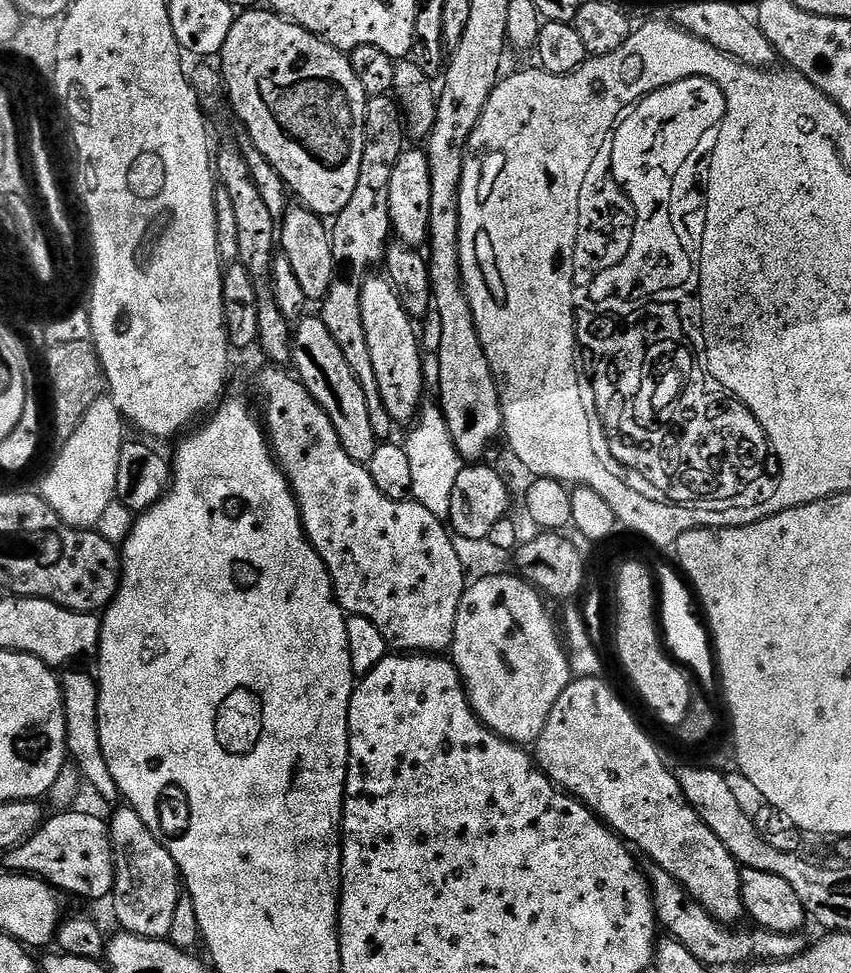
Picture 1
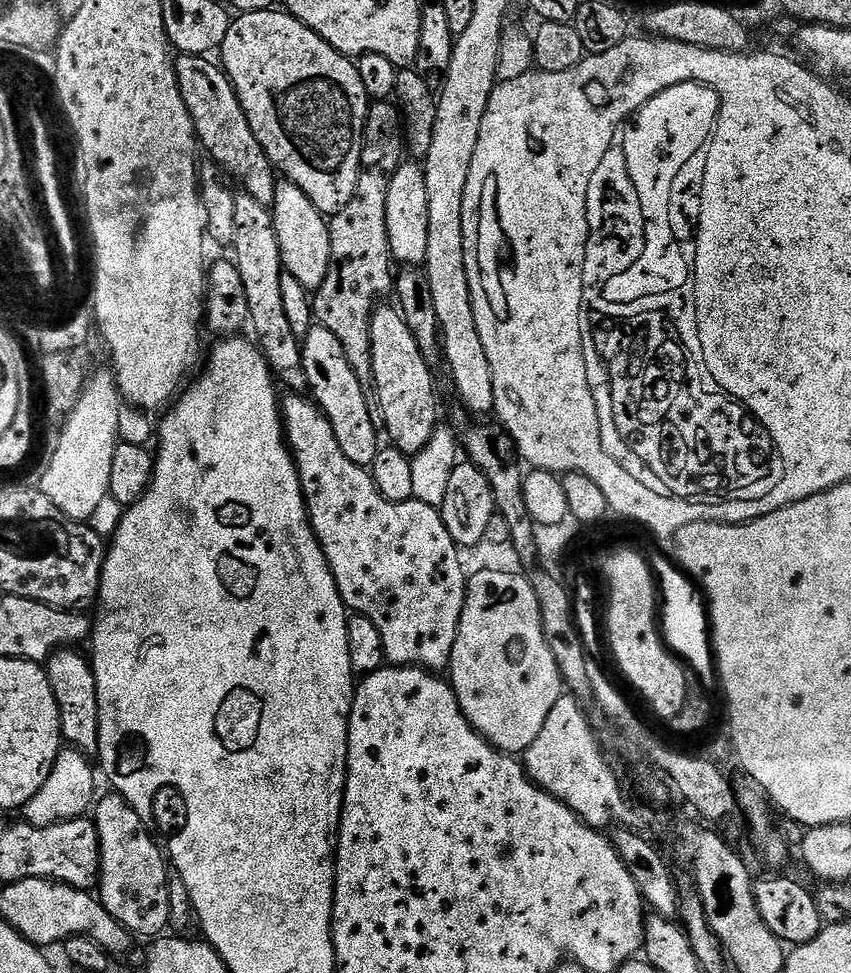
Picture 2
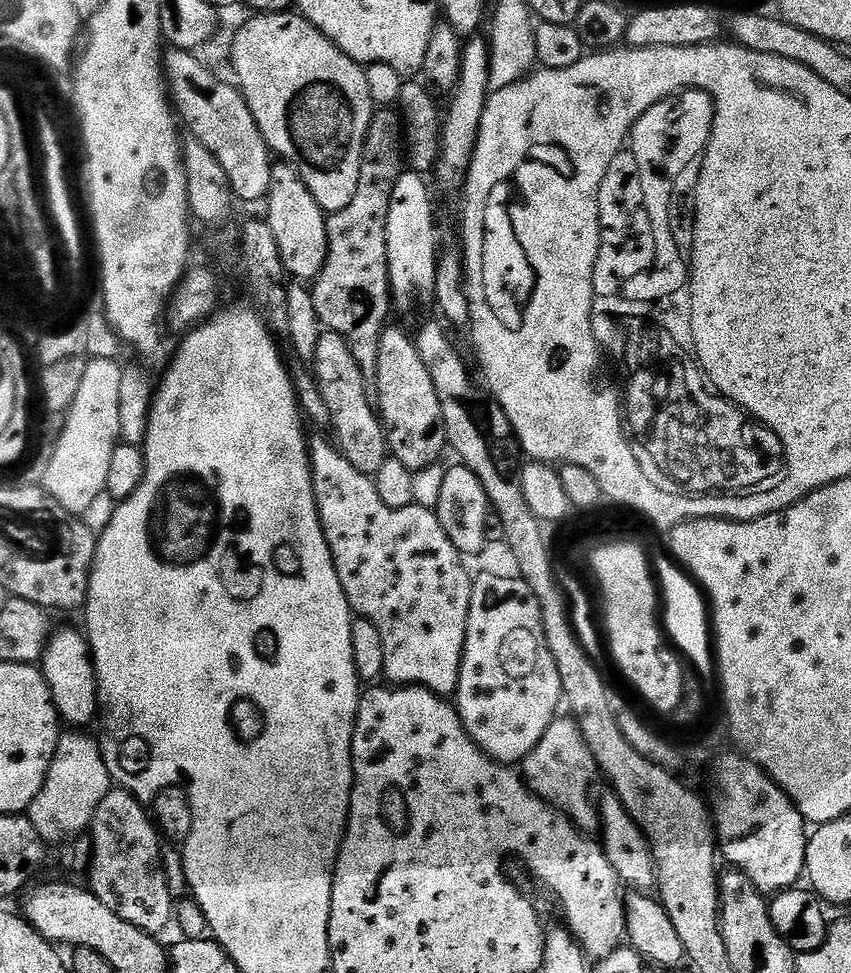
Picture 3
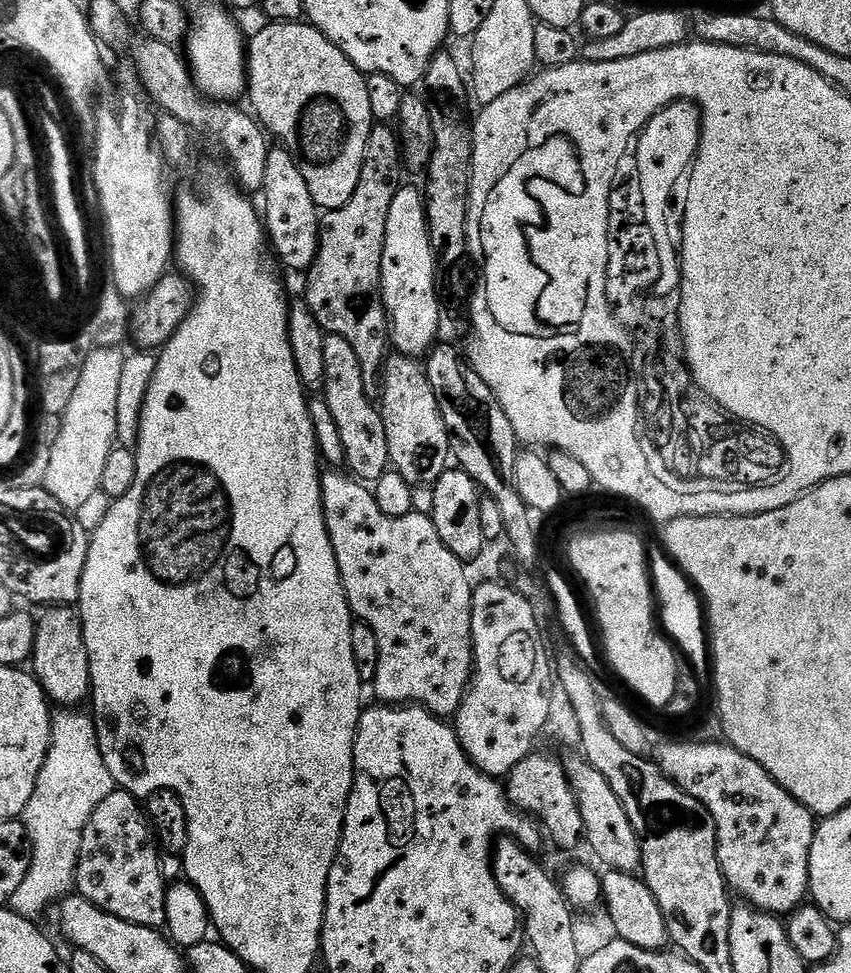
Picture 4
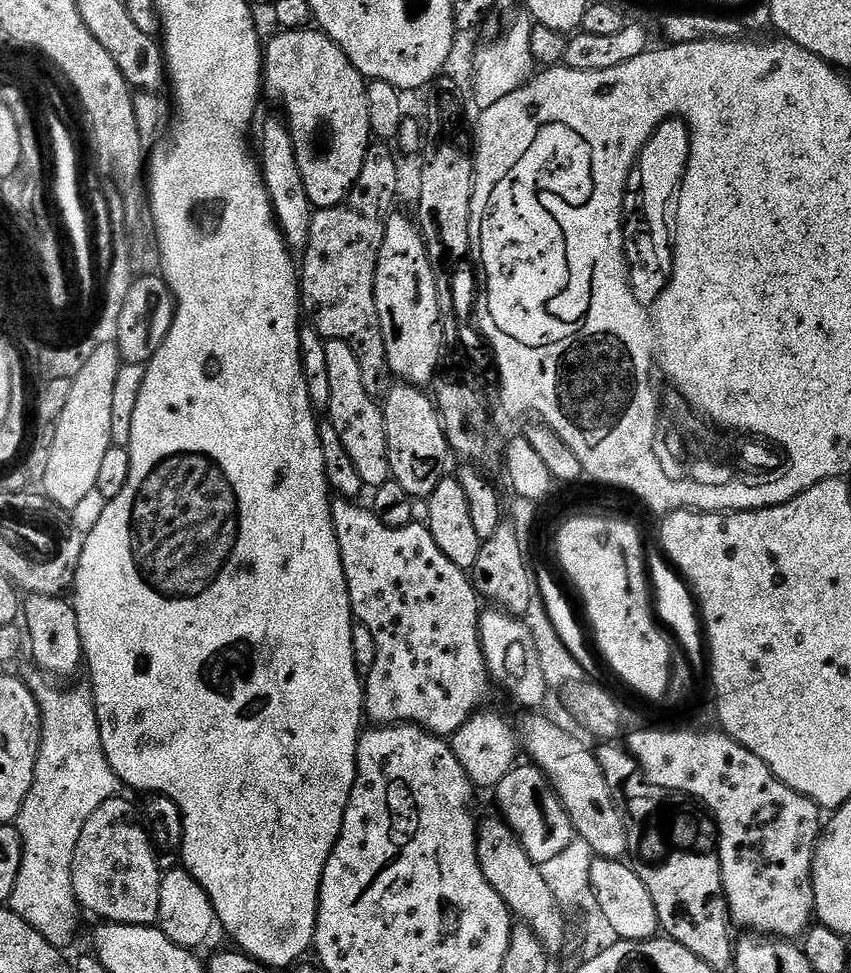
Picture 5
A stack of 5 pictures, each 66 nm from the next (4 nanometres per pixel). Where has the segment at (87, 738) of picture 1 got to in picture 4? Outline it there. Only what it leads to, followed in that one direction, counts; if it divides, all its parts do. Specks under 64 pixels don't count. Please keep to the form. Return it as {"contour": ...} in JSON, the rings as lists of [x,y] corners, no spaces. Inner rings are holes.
{"contour":[[[48,606],[36,620],[36,637],[32,647],[31,671],[44,687],[49,701],[64,710],[72,710],[89,699],[90,658],[86,654],[80,613],[72,606]]]}

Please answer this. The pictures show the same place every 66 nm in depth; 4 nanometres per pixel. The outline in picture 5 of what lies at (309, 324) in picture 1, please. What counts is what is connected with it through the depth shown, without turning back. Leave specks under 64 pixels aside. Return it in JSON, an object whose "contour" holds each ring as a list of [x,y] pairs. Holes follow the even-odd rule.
{"contour":[[[327,341],[326,367],[330,374],[327,423],[332,424],[334,430],[338,430],[338,438],[342,438],[342,446],[346,446],[346,454],[350,454],[350,462],[354,462],[362,482],[369,489],[378,489],[392,479],[383,407],[378,403],[377,397],[366,394],[358,358],[354,358],[354,350],[350,350],[346,342]]]}

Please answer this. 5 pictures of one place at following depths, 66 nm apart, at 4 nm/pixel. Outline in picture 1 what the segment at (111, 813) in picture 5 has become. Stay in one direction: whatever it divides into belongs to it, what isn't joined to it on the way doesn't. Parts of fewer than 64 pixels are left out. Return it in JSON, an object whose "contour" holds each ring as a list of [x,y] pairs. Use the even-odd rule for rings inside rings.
{"contour":[[[121,806],[110,816],[108,833],[114,854],[114,886],[110,905],[119,927],[148,940],[167,938],[182,891],[180,869],[176,867],[170,850],[166,850],[166,846],[162,846],[150,830],[146,830],[146,822],[142,822],[134,809],[127,806]]]}

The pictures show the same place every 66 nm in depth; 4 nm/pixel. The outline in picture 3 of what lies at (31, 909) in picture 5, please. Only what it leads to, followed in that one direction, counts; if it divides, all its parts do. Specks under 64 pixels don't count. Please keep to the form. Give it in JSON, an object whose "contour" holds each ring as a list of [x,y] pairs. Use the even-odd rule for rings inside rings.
{"contour":[[[68,730],[61,735],[58,746],[54,750],[54,758],[50,762],[50,770],[46,774],[46,782],[42,786],[42,790],[38,790],[38,798],[34,798],[34,802],[27,810],[28,821],[34,826],[34,830],[38,830],[38,834],[49,845],[60,844],[71,841],[73,837],[89,827],[94,818],[94,814],[98,810],[98,802],[102,802],[102,798],[106,798],[106,794],[111,792],[114,787],[112,776],[108,773],[108,767],[103,756],[100,755],[100,746],[95,739],[92,740],[80,730]]]}

